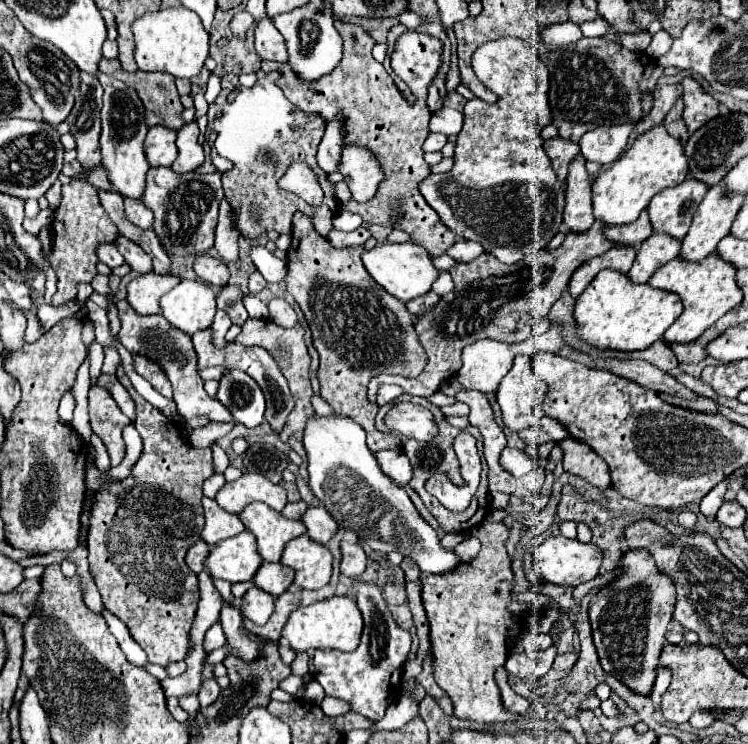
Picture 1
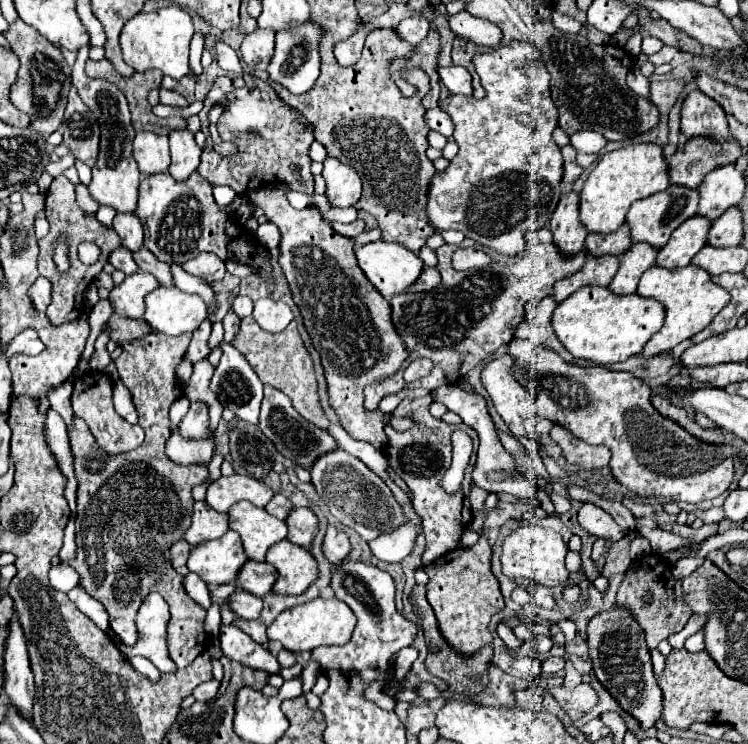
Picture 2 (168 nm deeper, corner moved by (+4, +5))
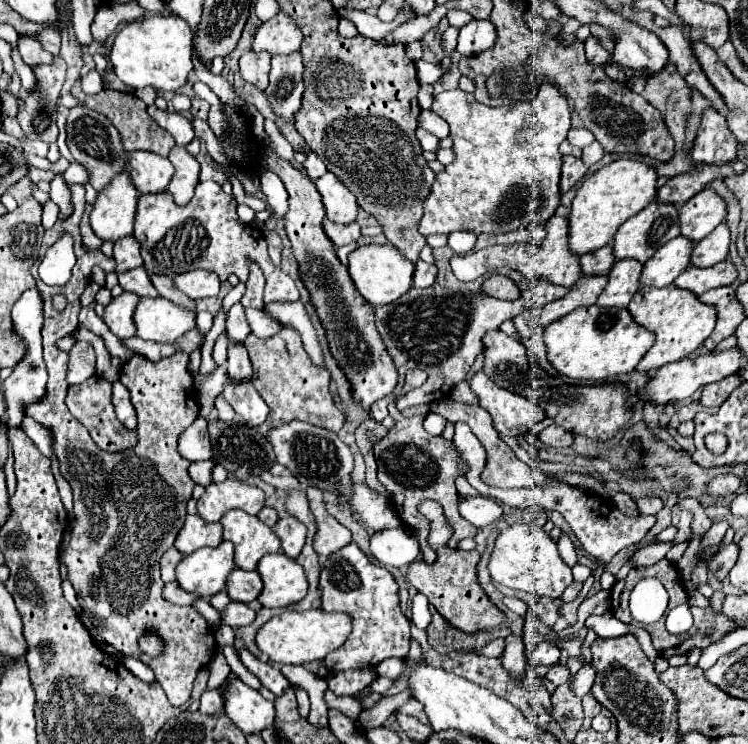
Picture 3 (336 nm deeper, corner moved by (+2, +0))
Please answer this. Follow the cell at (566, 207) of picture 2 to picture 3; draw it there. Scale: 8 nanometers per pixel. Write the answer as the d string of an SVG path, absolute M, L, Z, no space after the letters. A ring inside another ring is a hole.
M553 215L545 223L545 231L547 231L547 237L543 239L543 243L539 246L529 243L493 245L493 247L485 247L481 251L473 251L469 255L455 255L451 259L453 273L461 281L475 281L477 277L487 275L487 271L497 271L501 267L509 267L513 271L519 271L527 279L535 277L535 279L545 279L545 281L549 281L553 285L573 287L575 281L581 277L581 269L579 269L579 259L569 251L569 243L567 243L569 241L567 239L567 233L569 233L567 219Z

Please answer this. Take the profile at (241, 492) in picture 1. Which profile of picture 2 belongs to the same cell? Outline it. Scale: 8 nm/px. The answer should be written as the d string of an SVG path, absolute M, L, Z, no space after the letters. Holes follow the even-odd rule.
M233 474L227 478L221 476L219 480L211 482L211 486L207 488L205 502L217 512L227 512L239 500L249 500L257 506L267 506L271 498L273 490L265 482L259 482L249 474Z

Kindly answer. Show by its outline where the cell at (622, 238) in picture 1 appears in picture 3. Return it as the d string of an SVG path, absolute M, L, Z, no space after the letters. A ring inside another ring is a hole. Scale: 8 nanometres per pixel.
M605 245L603 249L599 249L595 253L587 253L579 259L583 275L589 275L589 277L607 275L607 271L611 271L613 263L615 263L615 257L613 257L609 245Z

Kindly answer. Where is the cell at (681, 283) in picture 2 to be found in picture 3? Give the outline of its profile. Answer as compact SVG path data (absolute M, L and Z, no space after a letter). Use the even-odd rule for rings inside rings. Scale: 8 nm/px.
M669 285L663 289L639 287L631 303L627 305L627 311L631 313L635 323L639 323L641 327L645 327L655 335L653 347L635 367L639 373L651 373L671 361L681 361L689 357L711 335L717 321L717 311L711 305L697 301L695 295L683 289L677 289L675 285Z

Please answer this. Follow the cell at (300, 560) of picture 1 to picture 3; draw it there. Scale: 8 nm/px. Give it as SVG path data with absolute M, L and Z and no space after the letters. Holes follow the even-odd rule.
M283 553L261 557L257 573L263 579L263 591L257 597L263 607L287 607L307 595L305 571Z

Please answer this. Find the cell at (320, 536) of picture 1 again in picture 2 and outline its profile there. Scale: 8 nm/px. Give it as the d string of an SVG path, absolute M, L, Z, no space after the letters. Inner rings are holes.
M295 508L287 516L287 526L289 526L287 538L293 540L295 544L309 548L309 544L313 544L313 540L317 536L319 518L309 508Z

